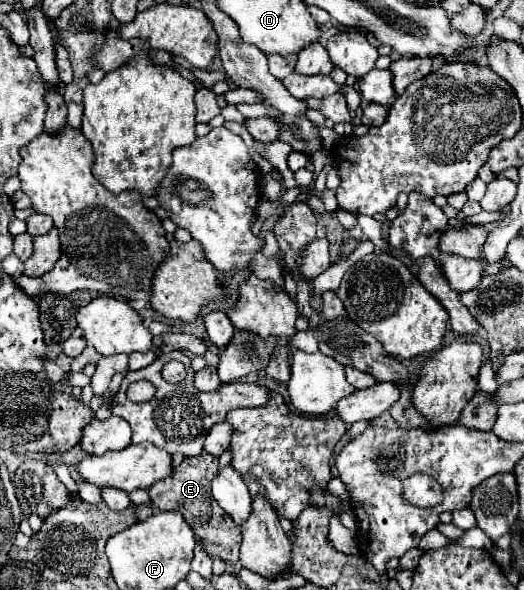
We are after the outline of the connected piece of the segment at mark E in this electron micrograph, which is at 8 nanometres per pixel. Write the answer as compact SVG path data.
M201 452L199 456L185 458L181 466L173 470L171 476L155 482L147 492L157 510L177 510L183 514L187 524L193 528L195 536L205 542L207 552L215 558L223 558L231 564L239 560L239 546L241 546L241 530L231 524L231 518L215 504L215 498L211 496L211 480L217 472L217 458Z

